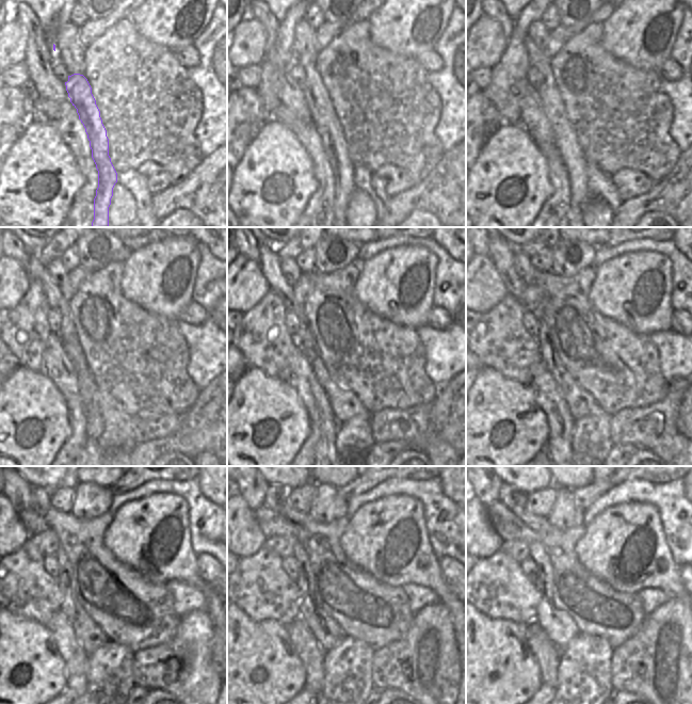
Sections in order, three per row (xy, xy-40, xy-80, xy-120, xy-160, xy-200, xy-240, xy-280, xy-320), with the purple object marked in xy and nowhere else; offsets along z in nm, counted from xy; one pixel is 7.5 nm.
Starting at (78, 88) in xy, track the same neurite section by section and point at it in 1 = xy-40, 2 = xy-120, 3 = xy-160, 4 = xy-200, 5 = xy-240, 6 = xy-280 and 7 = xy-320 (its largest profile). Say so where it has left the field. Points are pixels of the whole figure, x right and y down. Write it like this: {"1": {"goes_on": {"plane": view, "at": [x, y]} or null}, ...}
{"1": {"goes_on": {"plane": "xy-40", "at": [327, 125]}}, "2": {"goes_on": {"plane": "xy-120", "at": [90, 392]}}, "3": {"goes_on": {"plane": "xy-160", "at": [269, 261]}}, "4": {"goes_on": {"plane": "xy-200", "at": [500, 252]}}, "5": {"goes_on": {"plane": "xy-240", "at": [16, 489]}}, "6": {"goes_on": {"plane": "xy-280", "at": [253, 488]}}, "7": {"goes_on": {"plane": "xy-320", "at": [487, 488]}}}

